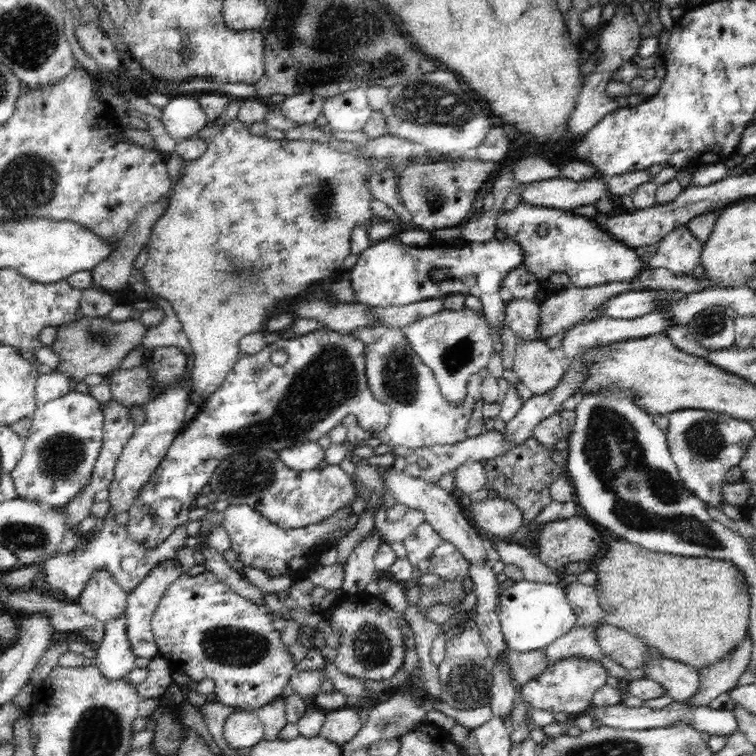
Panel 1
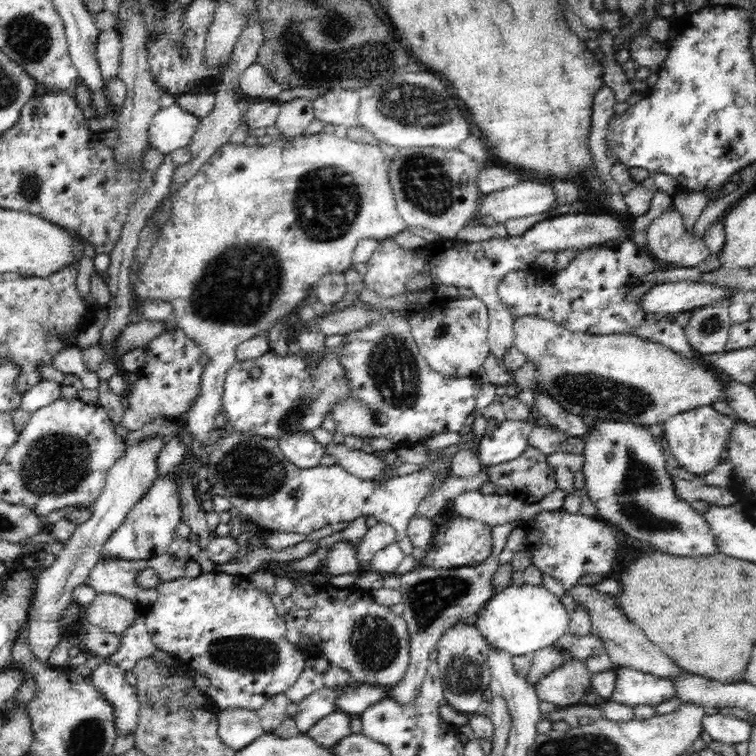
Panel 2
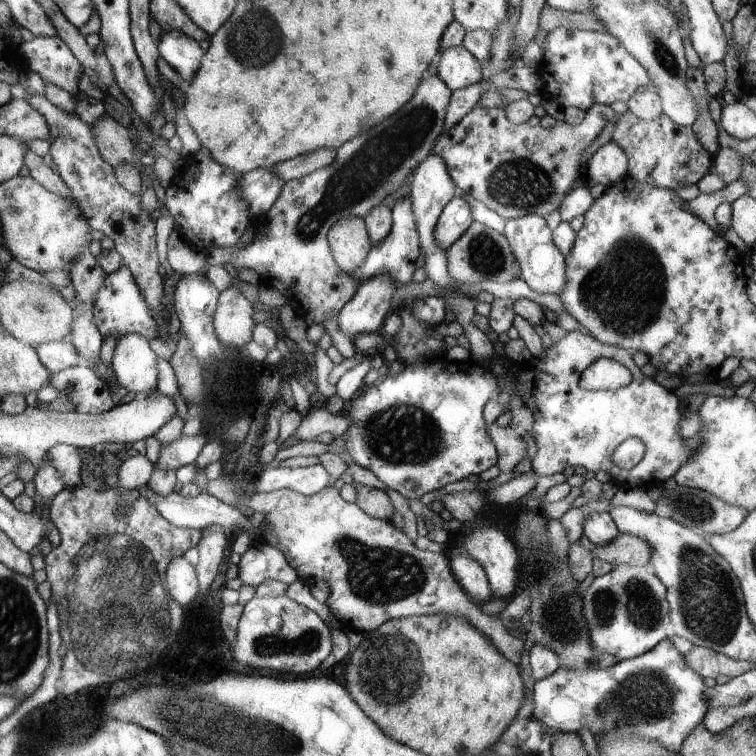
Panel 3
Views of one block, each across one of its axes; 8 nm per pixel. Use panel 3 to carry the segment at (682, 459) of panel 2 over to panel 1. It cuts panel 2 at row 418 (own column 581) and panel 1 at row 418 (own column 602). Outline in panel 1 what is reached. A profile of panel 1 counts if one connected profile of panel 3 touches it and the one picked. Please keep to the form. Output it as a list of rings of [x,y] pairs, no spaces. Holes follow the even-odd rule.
[[[682,409],[668,415],[667,444],[684,486],[709,509],[720,510],[724,504],[722,486],[730,468],[738,466],[750,447],[755,430],[750,421],[742,421],[713,410]]]

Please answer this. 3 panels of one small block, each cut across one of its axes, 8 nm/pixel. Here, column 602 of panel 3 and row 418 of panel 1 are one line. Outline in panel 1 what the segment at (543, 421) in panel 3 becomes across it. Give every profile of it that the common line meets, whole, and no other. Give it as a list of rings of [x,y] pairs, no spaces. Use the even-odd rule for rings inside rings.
[[[388,328],[384,330],[376,342],[370,342],[363,347],[363,360],[366,365],[366,378],[374,398],[388,404],[391,417],[388,426],[380,432],[364,431],[358,425],[354,415],[342,418],[342,424],[347,428],[346,443],[355,443],[368,438],[378,437],[382,444],[389,447],[404,446],[416,450],[430,446],[445,446],[458,444],[466,440],[466,427],[474,404],[481,399],[480,373],[472,374],[467,384],[466,398],[460,404],[448,402],[442,395],[432,369],[420,360],[420,357],[406,340],[401,329]]]

